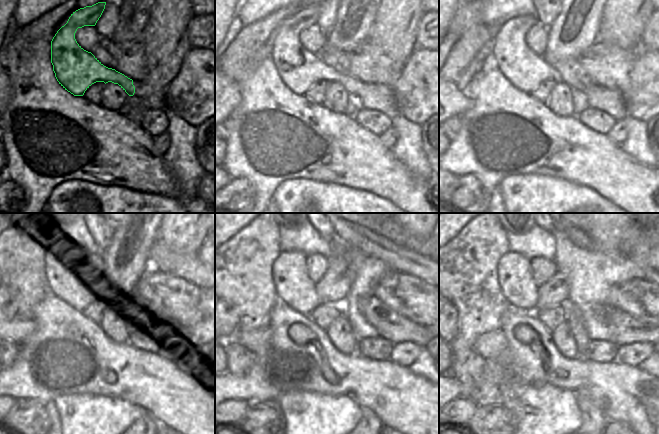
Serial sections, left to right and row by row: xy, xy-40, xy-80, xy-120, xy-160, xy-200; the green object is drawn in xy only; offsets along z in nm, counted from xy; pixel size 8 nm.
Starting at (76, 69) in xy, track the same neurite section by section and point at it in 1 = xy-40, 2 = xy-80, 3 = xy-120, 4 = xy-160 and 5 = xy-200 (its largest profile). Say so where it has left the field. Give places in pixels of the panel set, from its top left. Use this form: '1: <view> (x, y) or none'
1: xy-40 (299, 69)
2: xy-80 (525, 70)
3: xy-120 (65, 279)
4: xy-160 (293, 285)
5: xy-200 (514, 276)

